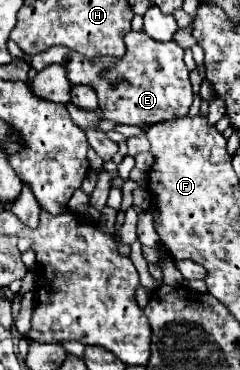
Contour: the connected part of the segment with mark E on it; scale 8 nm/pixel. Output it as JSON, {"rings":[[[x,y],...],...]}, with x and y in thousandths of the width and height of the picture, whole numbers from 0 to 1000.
{"rings":[[[542,84],[517,100],[517,116],[525,143],[500,159],[400,154],[400,165],[367,165],[358,154],[333,154],[333,143],[300,143],[300,132],[217,127],[133,154],[133,181],[175,192],[217,170],[267,170],[300,224],[350,224],[400,241],[408,289],[433,322],[617,349],[658,327],[767,316],[800,284],[783,181],[758,165],[767,132],[733,111],[633,111],[600,84]]]}

